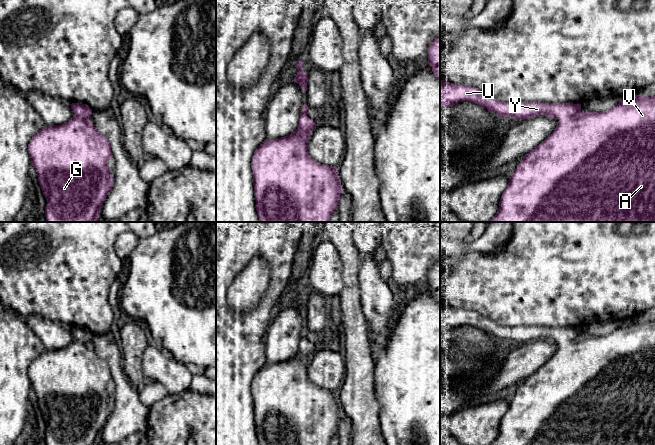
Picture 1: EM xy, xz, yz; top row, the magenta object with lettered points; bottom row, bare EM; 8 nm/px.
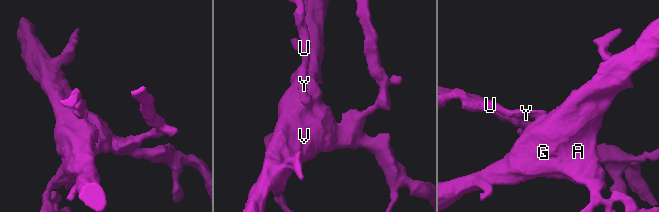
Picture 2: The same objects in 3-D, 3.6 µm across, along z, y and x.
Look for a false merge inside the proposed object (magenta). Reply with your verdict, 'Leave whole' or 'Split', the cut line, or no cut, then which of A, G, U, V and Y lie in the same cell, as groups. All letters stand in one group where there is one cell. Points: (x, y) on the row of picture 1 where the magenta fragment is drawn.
Leave whole. No split. Groups: A G U V Y

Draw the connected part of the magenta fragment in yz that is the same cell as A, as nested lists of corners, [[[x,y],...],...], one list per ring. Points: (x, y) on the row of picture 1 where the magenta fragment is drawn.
[[[444,80],[440,81],[440,106],[452,107],[463,101],[473,102],[503,118],[511,117],[521,121],[537,115],[545,115],[559,121],[554,131],[526,154],[517,165],[514,173],[510,176],[506,189],[502,193],[498,212],[489,222],[655,222],[655,96],[635,95],[622,99],[614,107],[603,112],[582,112],[580,104],[570,102],[553,104],[540,102],[505,103],[476,87],[463,84],[456,85]]]

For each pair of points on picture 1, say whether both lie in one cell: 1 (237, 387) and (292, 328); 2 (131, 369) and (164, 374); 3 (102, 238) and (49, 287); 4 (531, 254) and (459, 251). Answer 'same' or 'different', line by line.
1: different
2: different
3: same
4: different

